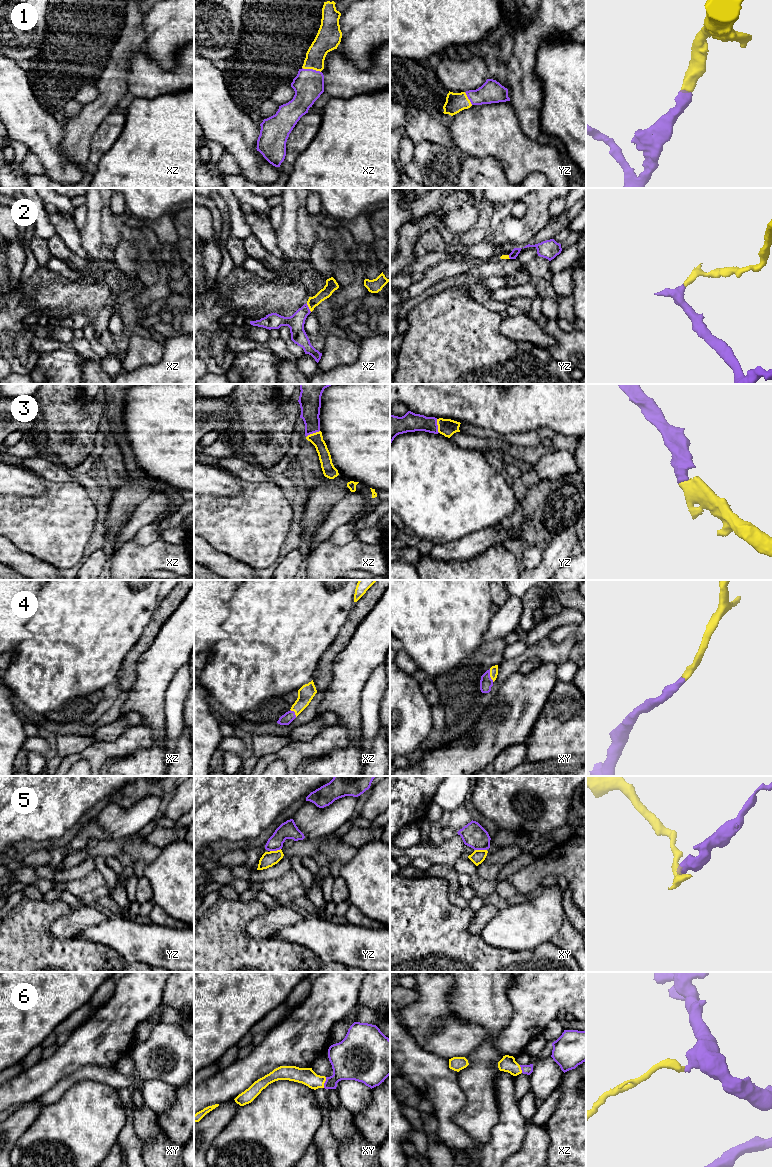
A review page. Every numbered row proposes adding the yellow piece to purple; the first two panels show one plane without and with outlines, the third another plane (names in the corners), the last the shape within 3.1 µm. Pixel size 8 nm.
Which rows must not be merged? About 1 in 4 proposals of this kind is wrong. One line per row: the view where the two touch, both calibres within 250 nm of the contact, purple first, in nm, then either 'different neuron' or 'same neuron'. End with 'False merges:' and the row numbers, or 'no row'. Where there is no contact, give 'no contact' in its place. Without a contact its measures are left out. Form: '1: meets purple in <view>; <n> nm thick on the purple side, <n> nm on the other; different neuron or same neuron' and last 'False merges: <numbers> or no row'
1: meets purple in xz; 240 nm thick on the purple side, 170 nm on the other; same neuron
2: meets purple in xz; 130 nm thick on the purple side, 90 nm on the other; different neuron
3: meets purple in xz; 180 nm thick on the purple side, 100 nm on the other; same neuron
4: meets purple in xy; 100 nm thick on the purple side, 60 nm on the other; same neuron
5: meets purple in xy; 190 nm thick on the purple side, 110 nm on the other; different neuron
6: meets purple in xy; 280 nm thick on the purple side, 140 nm on the other; same neuron
False merges: 2, 5

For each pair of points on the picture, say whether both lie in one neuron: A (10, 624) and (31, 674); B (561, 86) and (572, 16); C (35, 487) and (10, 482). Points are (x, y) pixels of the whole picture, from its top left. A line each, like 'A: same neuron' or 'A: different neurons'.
A: different neurons
B: different neurons
C: same neuron

